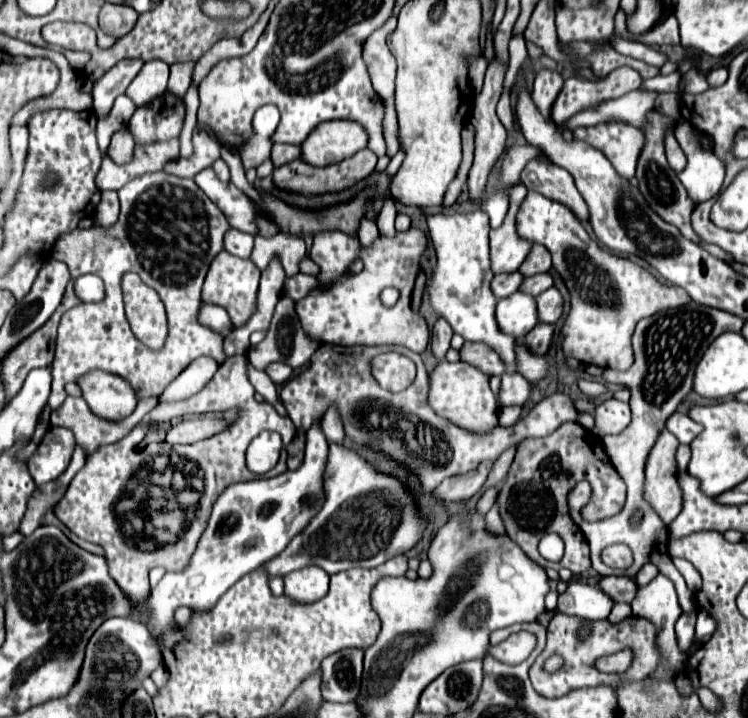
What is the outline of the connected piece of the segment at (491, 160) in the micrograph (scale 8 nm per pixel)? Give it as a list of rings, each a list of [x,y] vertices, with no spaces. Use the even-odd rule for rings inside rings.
[[[493,54],[489,66],[487,66],[487,74],[485,74],[485,84],[481,94],[475,98],[475,106],[471,110],[471,118],[469,122],[475,126],[475,160],[473,166],[469,170],[469,198],[477,200],[477,194],[485,194],[489,176],[493,174],[493,166],[499,162],[501,154],[505,152],[505,140],[507,140],[507,130],[505,126],[499,122],[497,114],[495,114],[495,106],[497,100],[501,96],[501,88],[503,88],[503,80],[507,74],[507,64],[499,64],[497,54]]]

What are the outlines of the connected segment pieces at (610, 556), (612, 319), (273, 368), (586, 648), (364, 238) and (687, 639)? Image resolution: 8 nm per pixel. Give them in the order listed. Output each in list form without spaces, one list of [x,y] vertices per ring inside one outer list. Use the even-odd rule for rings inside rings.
[[[611,546],[603,554],[603,562],[607,566],[615,566],[615,568],[626,570],[633,562],[632,552],[625,546]]]
[[[535,190],[527,192],[519,214],[517,232],[521,238],[543,244],[553,256],[553,268],[571,292],[571,312],[561,328],[565,334],[563,354],[585,364],[627,370],[633,364],[631,334],[641,318],[659,310],[681,306],[691,298],[677,286],[665,286],[645,268],[627,258],[601,250],[583,228],[581,220],[561,202],[553,202]]]
[[[273,362],[273,364],[267,366],[265,372],[269,374],[269,378],[275,384],[283,384],[283,382],[287,382],[293,376],[293,368],[289,364],[285,364],[285,362]]]
[[[555,614],[553,620],[549,622],[547,628],[547,646],[545,650],[539,654],[539,658],[535,660],[535,664],[529,670],[529,678],[533,682],[533,688],[545,696],[545,698],[559,698],[565,696],[567,692],[575,690],[575,688],[583,688],[583,686],[599,686],[599,684],[607,684],[607,686],[617,686],[617,678],[637,678],[643,680],[647,676],[651,676],[659,666],[661,666],[661,650],[657,644],[657,628],[647,620],[647,618],[639,618],[639,616],[629,616],[619,624],[609,624],[605,620],[599,622],[591,622],[593,624],[593,634],[581,642],[577,638],[577,630],[587,624],[587,620],[583,618],[573,618],[573,616],[565,616],[565,614]],[[621,648],[633,648],[635,652],[635,660],[631,664],[631,668],[623,674],[603,674],[595,668],[595,660],[599,656],[607,656],[613,654]],[[551,654],[561,654],[565,658],[565,666],[557,672],[557,674],[547,674],[543,672],[543,662],[551,656]]]
[[[369,218],[361,224],[361,230],[359,230],[359,244],[361,248],[369,248],[375,240],[379,238],[379,230],[375,226],[375,222],[371,222]]]
[[[682,613],[675,624],[675,632],[677,632],[678,647],[687,652],[691,642],[693,642],[693,632],[695,632],[695,623],[697,614],[693,613]]]

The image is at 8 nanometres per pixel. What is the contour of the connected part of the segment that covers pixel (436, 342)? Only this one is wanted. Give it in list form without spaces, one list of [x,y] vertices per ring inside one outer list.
[[[437,320],[435,326],[433,326],[433,332],[431,332],[431,352],[439,362],[445,360],[445,354],[451,348],[451,344],[449,344],[451,336],[453,336],[451,326],[447,322]]]

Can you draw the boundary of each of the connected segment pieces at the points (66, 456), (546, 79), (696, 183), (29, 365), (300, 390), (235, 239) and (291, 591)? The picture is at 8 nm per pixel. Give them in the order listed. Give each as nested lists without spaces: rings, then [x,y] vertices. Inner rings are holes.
[[[51,426],[43,436],[37,454],[29,458],[29,472],[37,486],[57,480],[69,466],[75,438],[69,430]]]
[[[541,68],[537,72],[533,82],[533,100],[537,102],[537,108],[541,110],[541,114],[545,114],[545,118],[549,118],[551,104],[561,88],[563,88],[563,78],[559,72],[549,68]]]
[[[681,120],[675,128],[675,138],[681,144],[687,166],[679,174],[679,180],[687,188],[695,204],[701,204],[719,194],[723,184],[723,160],[713,150],[703,150],[697,142],[697,136],[691,132],[691,124]]]
[[[69,282],[65,290],[65,298],[57,308],[57,314],[53,314],[53,318],[49,318],[49,322],[41,326],[37,334],[33,334],[33,338],[21,342],[21,346],[17,346],[17,350],[13,350],[9,358],[5,358],[5,370],[1,370],[1,374],[5,374],[5,390],[9,390],[9,400],[13,398],[13,394],[17,394],[17,390],[21,390],[25,382],[25,374],[29,374],[35,368],[47,368],[53,364],[59,320],[63,312],[79,304],[83,302],[77,298],[73,282]]]
[[[323,344],[321,350],[317,350],[317,354],[311,358],[311,366],[285,384],[285,388],[281,390],[281,402],[287,408],[289,418],[301,432],[307,432],[313,420],[317,416],[323,416],[329,404],[337,402],[347,436],[353,438],[353,442],[357,442],[359,446],[367,444],[371,448],[383,450],[393,460],[399,460],[409,466],[413,474],[419,474],[423,492],[437,488],[439,482],[447,476],[465,474],[465,470],[473,470],[473,466],[479,466],[479,462],[483,460],[497,460],[505,448],[515,442],[521,442],[523,438],[549,436],[561,424],[577,422],[579,414],[577,410],[573,410],[573,400],[557,392],[541,400],[523,420],[509,428],[495,426],[489,432],[465,430],[433,412],[433,408],[429,406],[429,374],[425,370],[425,364],[421,362],[421,356],[411,350],[401,354],[409,356],[415,362],[415,382],[407,390],[397,394],[383,390],[371,374],[371,360],[383,352],[393,352],[393,346],[345,348]]]
[[[229,230],[225,236],[225,250],[237,258],[251,258],[253,252],[253,236],[241,234],[239,230]]]
[[[305,566],[285,576],[285,594],[297,602],[313,602],[327,594],[329,574],[319,566]]]

